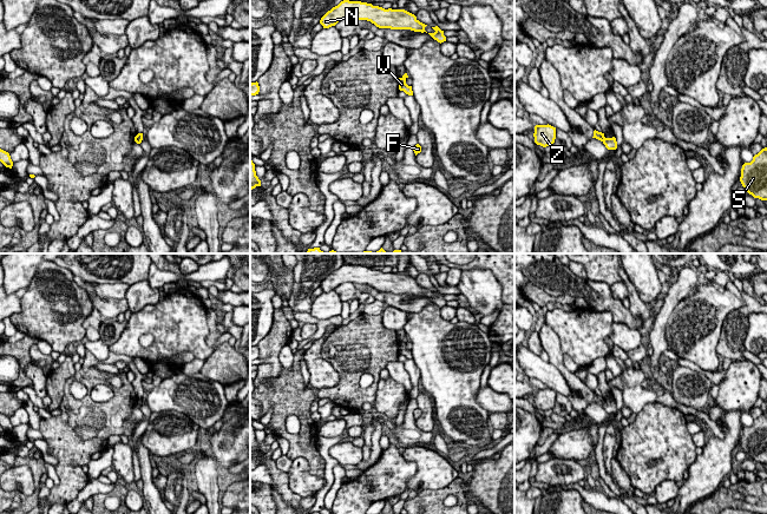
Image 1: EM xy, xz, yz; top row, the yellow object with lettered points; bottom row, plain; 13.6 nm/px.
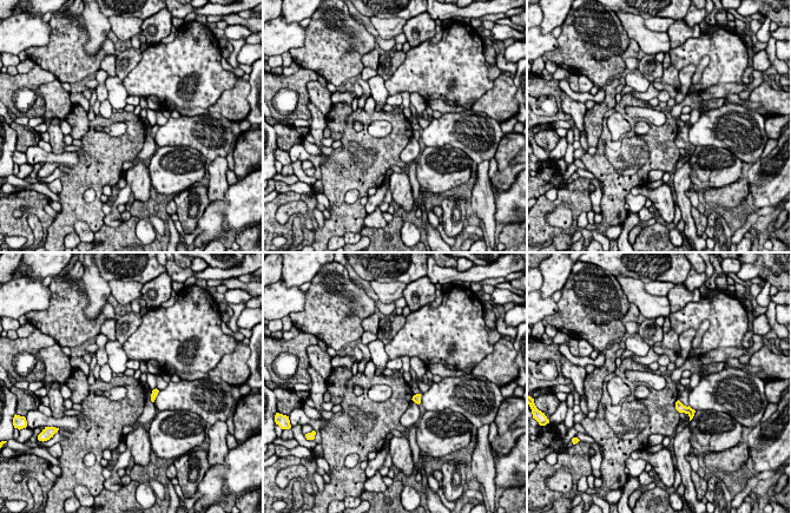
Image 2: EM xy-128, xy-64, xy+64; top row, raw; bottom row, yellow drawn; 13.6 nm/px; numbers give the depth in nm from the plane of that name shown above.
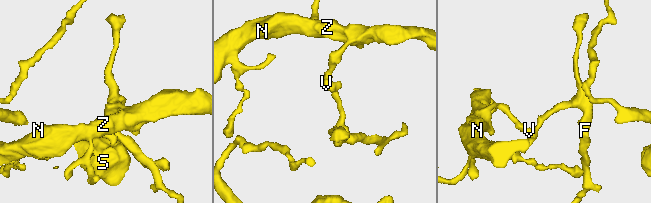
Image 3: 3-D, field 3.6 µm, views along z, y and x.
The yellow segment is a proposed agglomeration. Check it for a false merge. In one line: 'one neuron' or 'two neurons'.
two neurons

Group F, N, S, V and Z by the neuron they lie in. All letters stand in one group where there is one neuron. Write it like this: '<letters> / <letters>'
F V / N S Z

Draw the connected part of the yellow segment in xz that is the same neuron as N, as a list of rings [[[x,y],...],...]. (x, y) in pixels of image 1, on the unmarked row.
[[[343,264],[328,275],[321,282],[320,288],[323,292],[329,292],[343,283],[367,284],[379,292],[411,294],[421,297],[426,296],[427,290],[405,274],[385,274],[372,268],[349,264]]]

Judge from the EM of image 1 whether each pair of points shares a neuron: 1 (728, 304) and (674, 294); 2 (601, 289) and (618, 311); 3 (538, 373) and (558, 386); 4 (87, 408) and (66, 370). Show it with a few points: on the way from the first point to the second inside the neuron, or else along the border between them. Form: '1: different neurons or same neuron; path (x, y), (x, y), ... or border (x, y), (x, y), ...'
1: different neurons; border (697, 282), (668, 316)
2: same neuron; path (602, 295), (613, 305)
3: same neuron; path (543, 373), (554, 381)
4: different neurons; border (70, 377), (65, 382), (64, 396), (59, 403)

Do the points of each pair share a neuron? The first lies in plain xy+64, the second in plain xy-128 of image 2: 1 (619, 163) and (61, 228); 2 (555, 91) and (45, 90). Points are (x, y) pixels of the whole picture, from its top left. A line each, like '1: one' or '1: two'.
1: one
2: two

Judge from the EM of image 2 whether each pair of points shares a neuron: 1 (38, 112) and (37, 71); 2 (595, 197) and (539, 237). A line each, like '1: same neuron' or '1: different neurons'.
1: same neuron
2: different neurons

